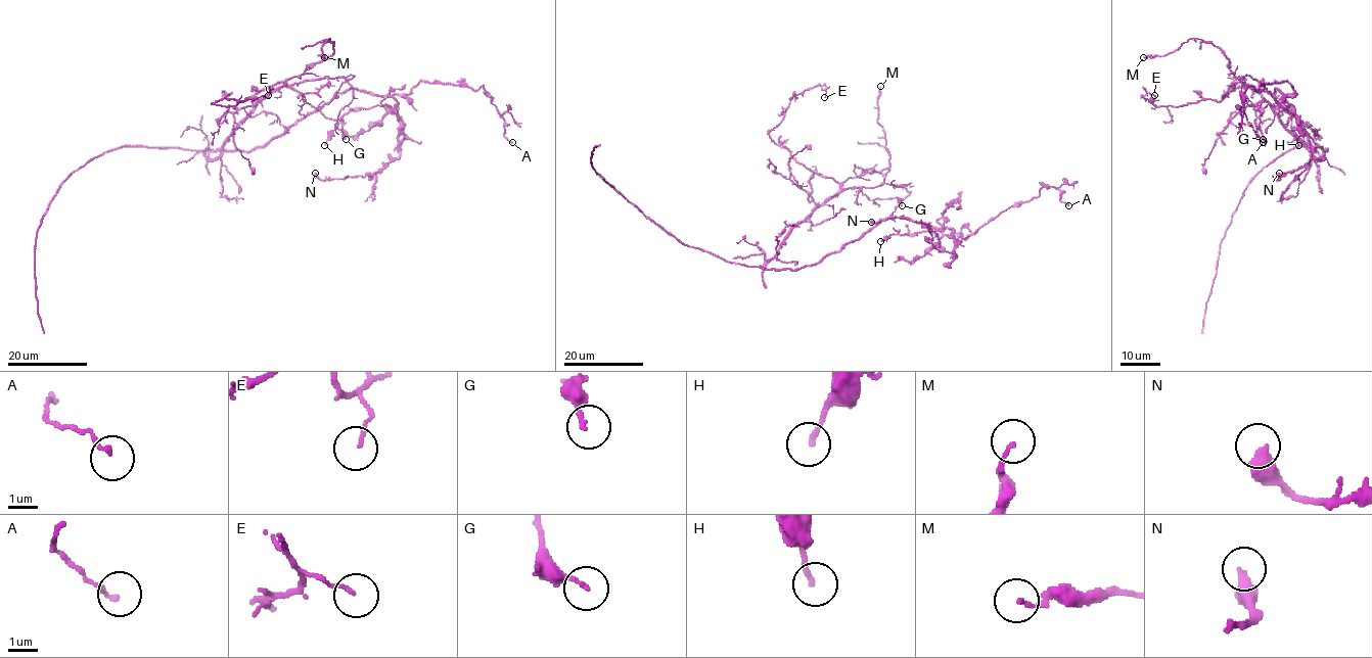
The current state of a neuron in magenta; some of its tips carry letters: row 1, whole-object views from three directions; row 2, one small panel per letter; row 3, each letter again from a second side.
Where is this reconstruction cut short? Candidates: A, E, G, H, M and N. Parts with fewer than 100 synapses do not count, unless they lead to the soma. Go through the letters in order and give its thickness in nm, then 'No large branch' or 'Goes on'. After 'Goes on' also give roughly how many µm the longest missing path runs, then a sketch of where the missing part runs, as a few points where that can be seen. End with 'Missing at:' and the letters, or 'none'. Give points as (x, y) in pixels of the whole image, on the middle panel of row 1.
A: Thickness 160 nm. No large branch
E: Thickness 100 nm. No large branch
G: Thickness 130 nm. No large branch
H: Thickness 150 nm. No large branch
M: Thickness 110 nm. No large branch
N: Thickness 500 nm. No large branch
Missing at: none

